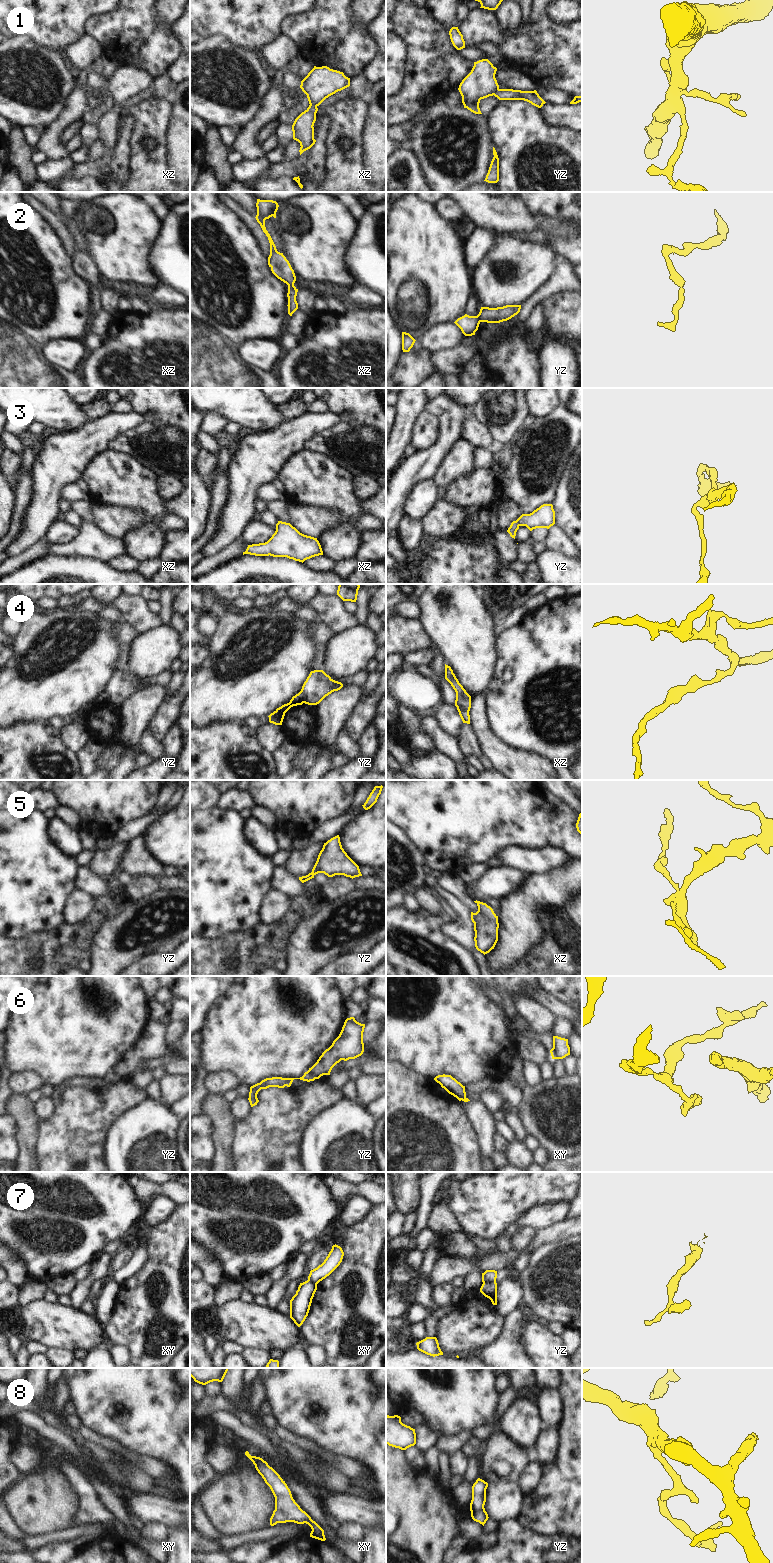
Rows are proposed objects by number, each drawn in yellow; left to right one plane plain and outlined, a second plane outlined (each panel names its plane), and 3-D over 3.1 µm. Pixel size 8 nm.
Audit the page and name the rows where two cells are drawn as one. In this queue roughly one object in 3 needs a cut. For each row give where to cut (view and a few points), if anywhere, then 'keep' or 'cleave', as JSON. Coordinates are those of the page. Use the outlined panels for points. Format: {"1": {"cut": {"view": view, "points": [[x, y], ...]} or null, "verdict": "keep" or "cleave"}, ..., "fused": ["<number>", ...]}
{"1": {"cut": null, "verdict": "keep"}, "2": {"cut": null, "verdict": "keep"}, "3": {"cut": null, "verdict": "keep"}, "4": {"cut": null, "verdict": "keep"}, "5": {"cut": null, "verdict": "keep"}, "6": {"cut": null, "verdict": "keep"}, "7": {"cut": {"view": "yz", "points": [[495, 1281], [483, 1283]]}, "verdict": "cleave"}, "8": {"cut": null, "verdict": "keep"}, "fused": ["7"]}

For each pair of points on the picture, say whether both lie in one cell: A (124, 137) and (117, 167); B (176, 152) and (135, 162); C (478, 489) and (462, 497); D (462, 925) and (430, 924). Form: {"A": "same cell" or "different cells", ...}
{"A": "same cell", "B": "different cells", "C": "same cell", "D": "different cells"}

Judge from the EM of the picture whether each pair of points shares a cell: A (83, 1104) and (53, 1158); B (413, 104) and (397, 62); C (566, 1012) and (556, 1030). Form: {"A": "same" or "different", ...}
{"A": "same", "B": "different", "C": "different"}

